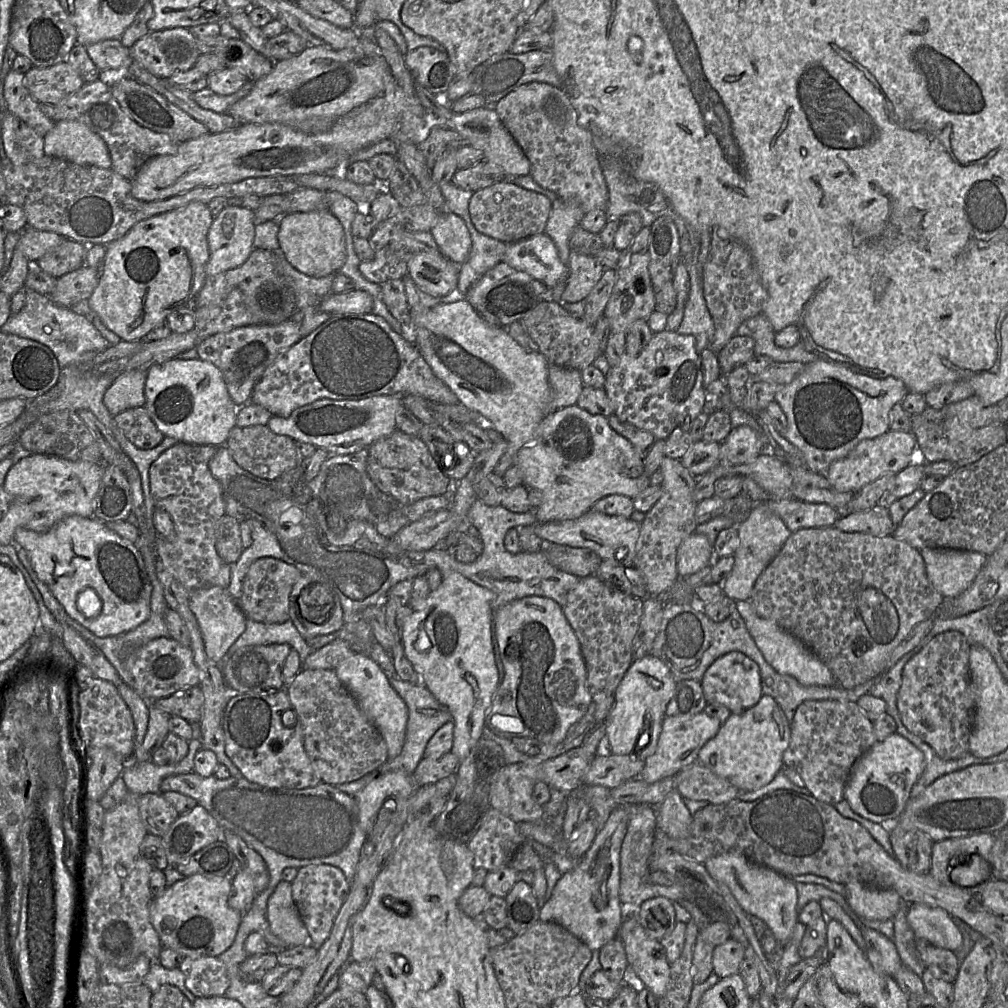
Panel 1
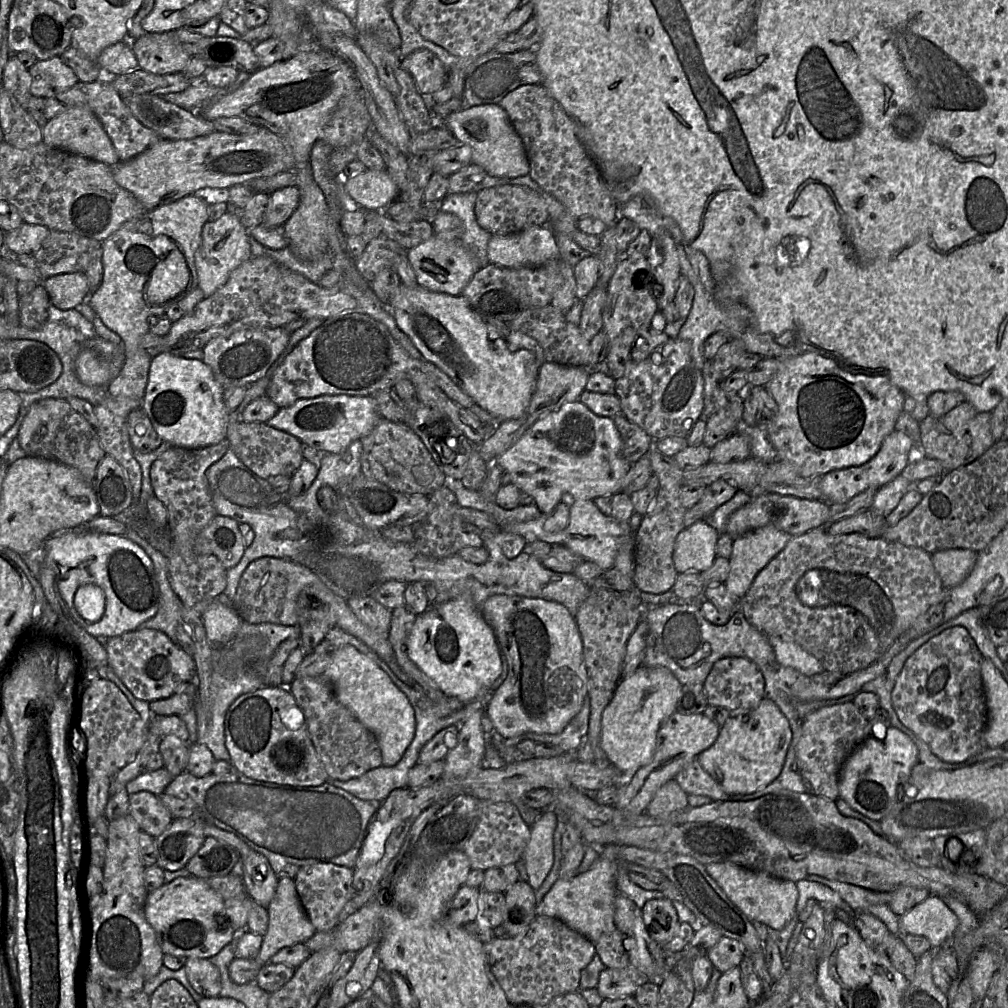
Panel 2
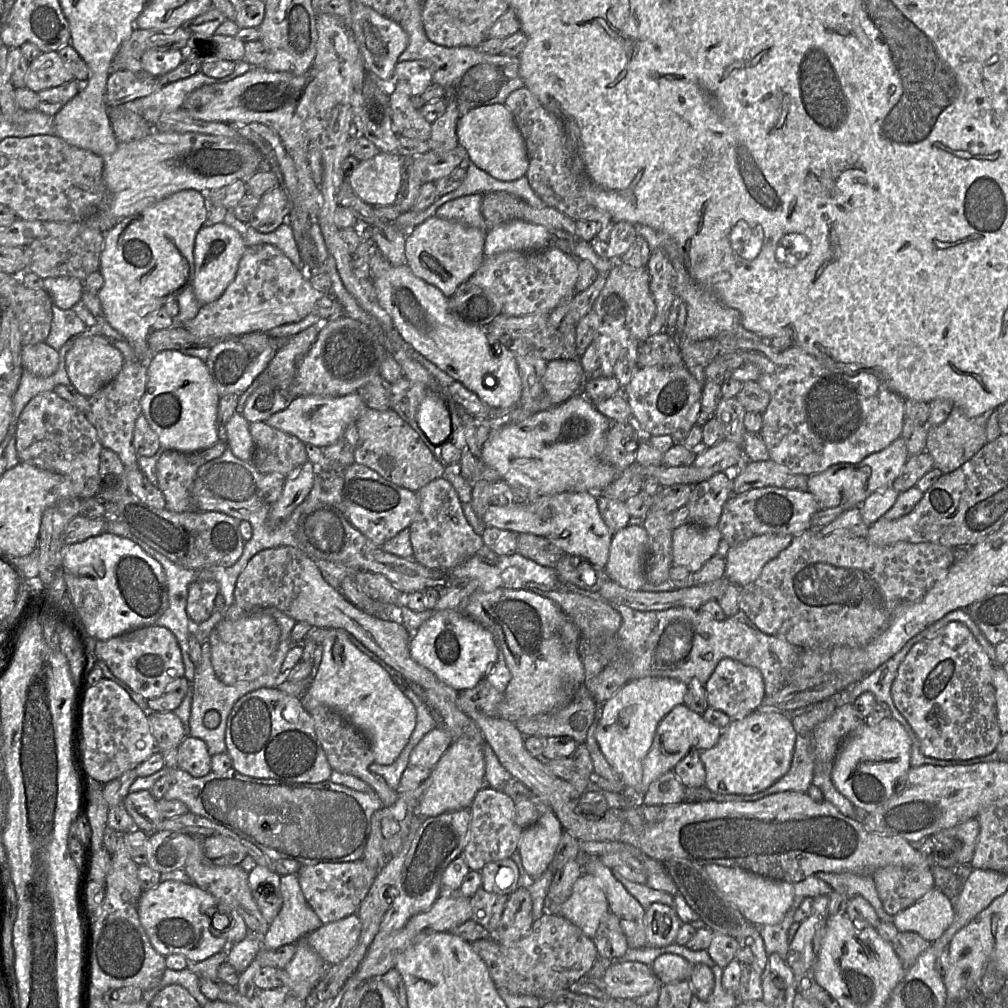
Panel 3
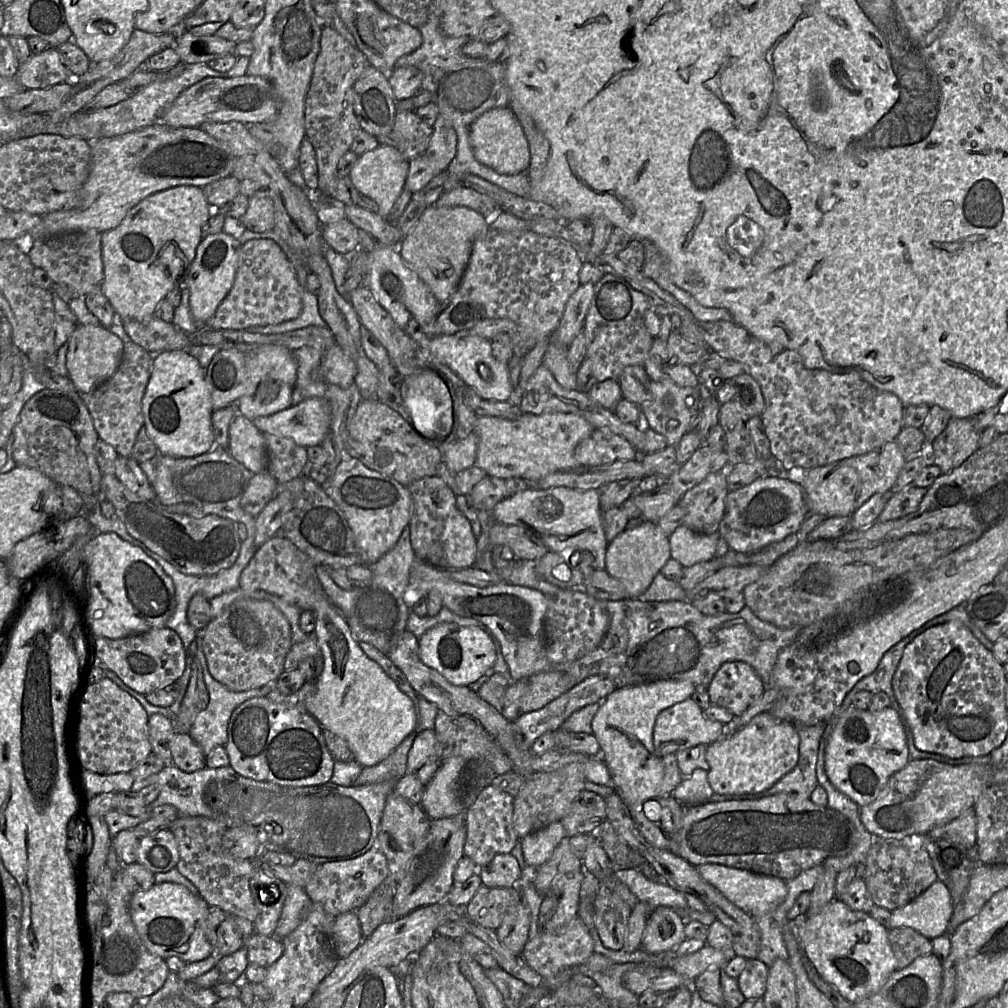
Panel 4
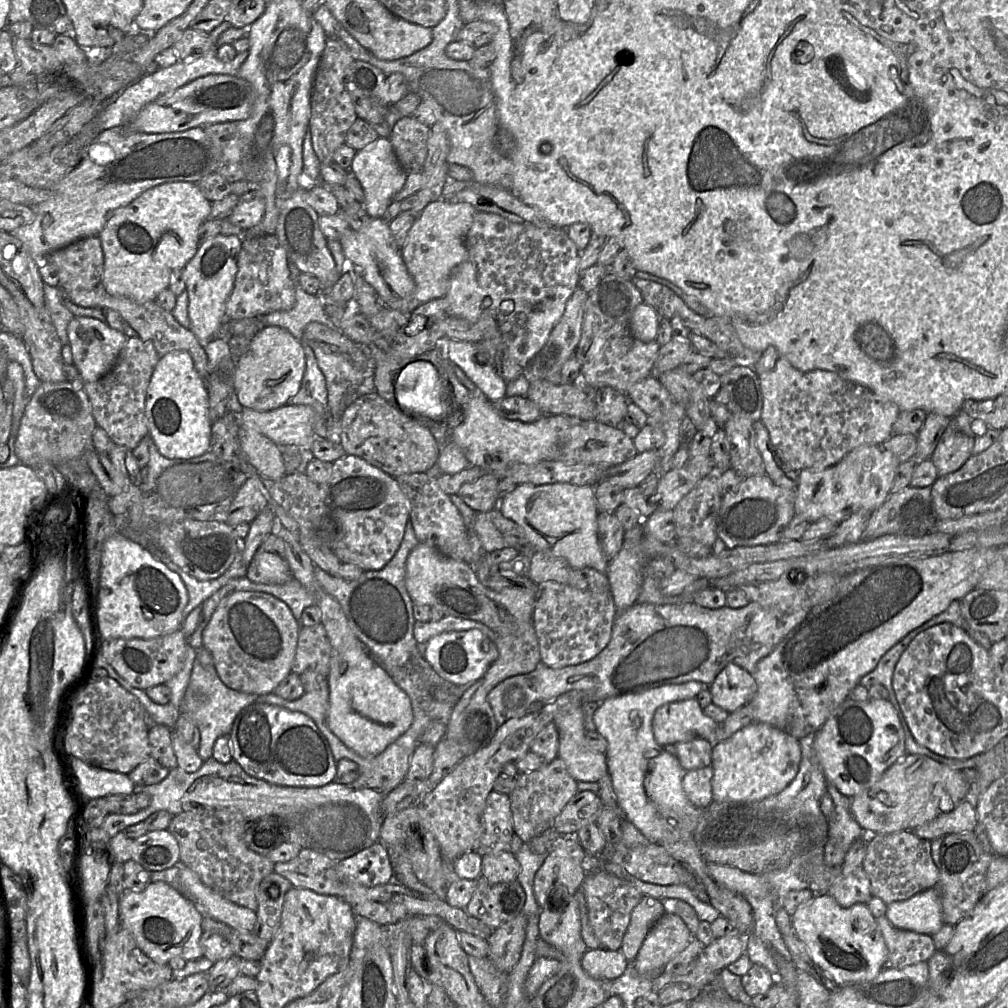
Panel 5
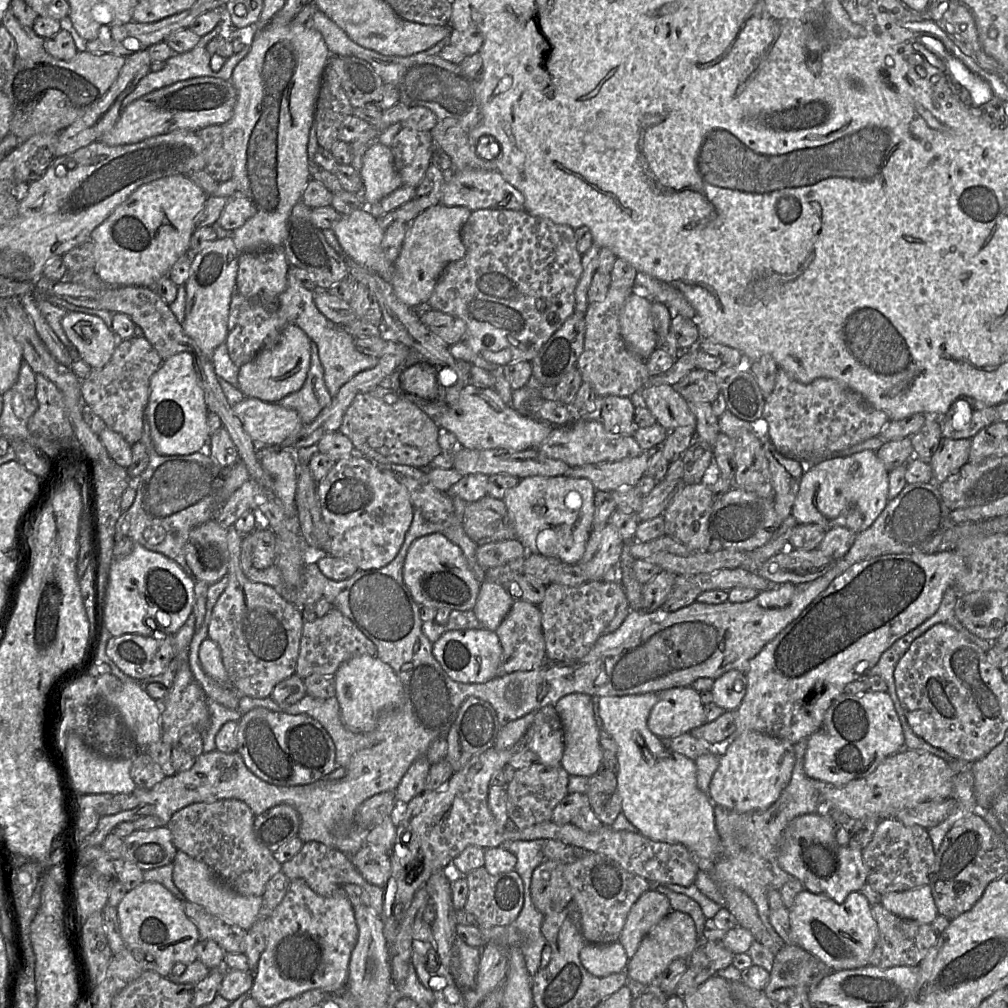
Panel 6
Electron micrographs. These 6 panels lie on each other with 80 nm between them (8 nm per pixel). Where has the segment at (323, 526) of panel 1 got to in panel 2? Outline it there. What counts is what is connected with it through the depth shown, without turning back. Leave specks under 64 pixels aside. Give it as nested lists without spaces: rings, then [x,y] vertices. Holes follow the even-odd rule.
[[[357,439],[340,453],[323,453],[318,464],[319,472],[315,480],[306,492],[296,497],[290,497],[287,493],[277,493],[267,479],[259,477],[246,467],[230,448],[221,459],[209,466],[206,470],[206,477],[217,514],[228,516],[239,524],[247,523],[254,531],[253,542],[245,548],[240,561],[226,571],[227,584],[222,593],[229,598],[230,604],[232,604],[240,577],[246,567],[253,560],[263,556],[282,558],[301,564],[314,572],[322,582],[325,582],[326,568],[321,565],[332,565],[333,557],[331,557],[331,553],[338,552],[339,546],[344,545],[339,544],[339,542],[328,542],[328,539],[331,538],[330,516],[346,510],[347,504],[351,503],[352,482],[356,476],[362,473],[362,451],[362,442]]]

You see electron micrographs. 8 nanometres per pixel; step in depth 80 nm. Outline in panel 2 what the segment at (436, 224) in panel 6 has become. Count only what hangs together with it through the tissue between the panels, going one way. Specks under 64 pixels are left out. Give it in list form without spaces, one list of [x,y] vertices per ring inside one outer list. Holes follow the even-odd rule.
[[[433,236],[407,251],[409,263],[419,286],[433,292],[461,295],[472,276],[481,269],[475,255],[461,240],[444,240]]]

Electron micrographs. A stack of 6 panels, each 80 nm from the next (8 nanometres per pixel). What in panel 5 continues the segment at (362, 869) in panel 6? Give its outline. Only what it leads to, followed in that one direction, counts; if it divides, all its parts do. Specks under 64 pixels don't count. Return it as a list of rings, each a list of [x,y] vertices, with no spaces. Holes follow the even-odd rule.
[[[380,840],[356,855],[337,862],[335,870],[341,880],[365,887],[385,885],[393,878],[388,852]]]

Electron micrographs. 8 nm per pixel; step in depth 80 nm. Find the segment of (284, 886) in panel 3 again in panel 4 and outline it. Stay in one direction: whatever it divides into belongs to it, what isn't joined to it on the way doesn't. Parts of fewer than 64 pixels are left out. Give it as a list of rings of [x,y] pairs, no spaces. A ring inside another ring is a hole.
[[[287,884],[286,899],[283,910],[271,937],[282,941],[305,919],[311,908],[311,904],[312,901],[303,887],[294,884]]]

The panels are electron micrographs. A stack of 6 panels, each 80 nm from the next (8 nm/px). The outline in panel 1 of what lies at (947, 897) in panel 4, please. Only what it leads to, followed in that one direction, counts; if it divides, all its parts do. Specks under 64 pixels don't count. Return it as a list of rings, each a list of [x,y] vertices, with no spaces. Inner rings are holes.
[[[912,903],[908,905],[906,919],[916,938],[952,952],[961,949],[963,935],[942,908]]]

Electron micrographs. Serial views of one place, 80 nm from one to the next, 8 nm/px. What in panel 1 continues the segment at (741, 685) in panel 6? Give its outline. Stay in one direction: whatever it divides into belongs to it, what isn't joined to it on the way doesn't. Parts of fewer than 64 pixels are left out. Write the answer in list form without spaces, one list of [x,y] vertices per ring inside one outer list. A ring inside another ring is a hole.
[[[731,651],[717,658],[705,672],[701,685],[708,704],[721,704],[733,714],[753,707],[763,695],[758,664],[739,651]]]

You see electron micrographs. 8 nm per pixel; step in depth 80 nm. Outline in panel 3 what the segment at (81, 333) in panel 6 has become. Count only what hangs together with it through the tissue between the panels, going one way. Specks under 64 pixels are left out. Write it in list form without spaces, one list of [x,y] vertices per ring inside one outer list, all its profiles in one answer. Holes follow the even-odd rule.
[[[86,332],[76,336],[72,348],[66,355],[66,369],[70,382],[87,398],[109,384],[119,374],[123,363],[121,352],[99,333]]]

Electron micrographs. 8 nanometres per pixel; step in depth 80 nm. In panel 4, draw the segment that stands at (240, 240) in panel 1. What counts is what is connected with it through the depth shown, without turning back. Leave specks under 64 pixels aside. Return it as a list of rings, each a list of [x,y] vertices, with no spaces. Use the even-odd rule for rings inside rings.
[[[223,231],[204,237],[199,243],[185,278],[185,285],[190,291],[190,309],[197,327],[204,325],[215,314],[231,290],[239,267],[241,248],[239,240]]]

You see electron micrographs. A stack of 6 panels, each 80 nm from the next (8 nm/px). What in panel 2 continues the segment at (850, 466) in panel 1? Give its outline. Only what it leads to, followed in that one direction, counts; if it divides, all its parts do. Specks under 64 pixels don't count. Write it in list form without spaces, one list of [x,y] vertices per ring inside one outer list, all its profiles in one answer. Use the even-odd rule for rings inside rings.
[[[893,430],[884,438],[878,452],[867,462],[859,466],[836,469],[820,477],[819,487],[823,501],[828,504],[840,504],[869,488],[881,488],[900,475],[908,463],[912,461],[914,447],[916,445],[906,434]]]

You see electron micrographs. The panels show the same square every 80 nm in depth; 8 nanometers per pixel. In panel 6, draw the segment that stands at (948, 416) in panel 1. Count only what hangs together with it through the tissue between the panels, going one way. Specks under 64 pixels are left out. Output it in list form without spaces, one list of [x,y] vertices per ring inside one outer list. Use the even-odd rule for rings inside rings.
[[[942,437],[937,450],[932,455],[930,466],[933,482],[940,484],[968,462],[971,439],[951,439]]]

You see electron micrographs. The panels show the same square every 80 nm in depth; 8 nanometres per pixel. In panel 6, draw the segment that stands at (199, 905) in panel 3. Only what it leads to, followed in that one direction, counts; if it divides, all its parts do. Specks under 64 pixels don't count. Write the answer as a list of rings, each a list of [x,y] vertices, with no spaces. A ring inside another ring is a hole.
[[[144,881],[128,891],[117,906],[120,931],[126,946],[144,966],[145,970],[154,970],[169,979],[169,973],[177,962],[188,965],[197,960],[195,946],[200,940],[194,922],[186,915],[183,902],[158,882]]]

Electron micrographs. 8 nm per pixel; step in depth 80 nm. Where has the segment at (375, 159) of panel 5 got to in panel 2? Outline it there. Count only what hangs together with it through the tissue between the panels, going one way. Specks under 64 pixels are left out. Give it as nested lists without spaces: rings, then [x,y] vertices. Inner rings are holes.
[[[367,169],[357,176],[343,179],[342,187],[353,202],[365,211],[384,210],[399,196],[398,187],[386,169]]]

